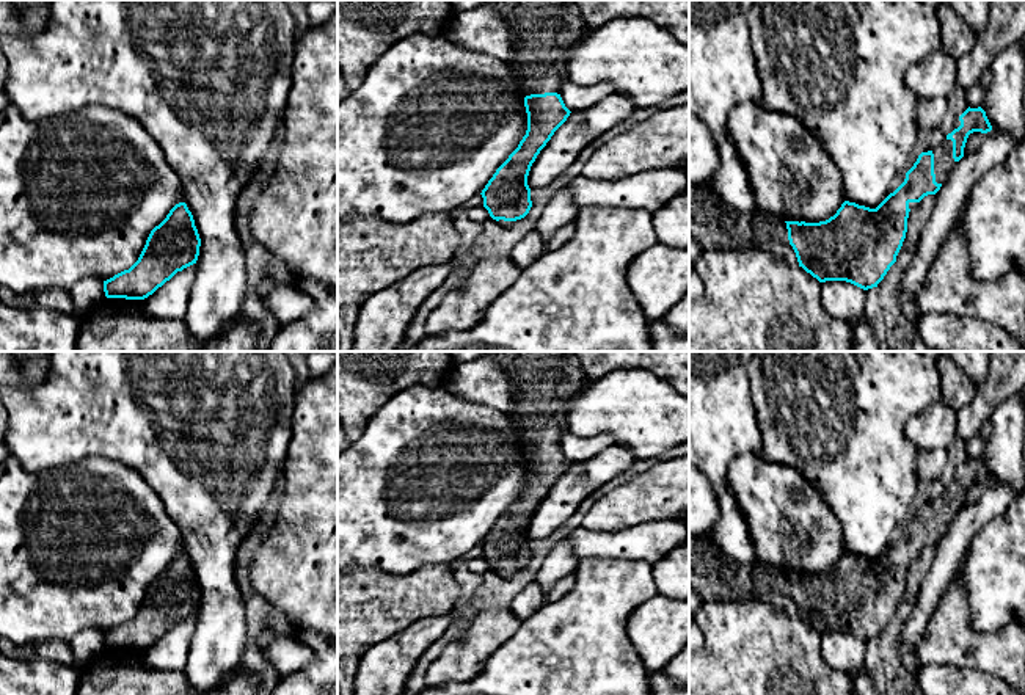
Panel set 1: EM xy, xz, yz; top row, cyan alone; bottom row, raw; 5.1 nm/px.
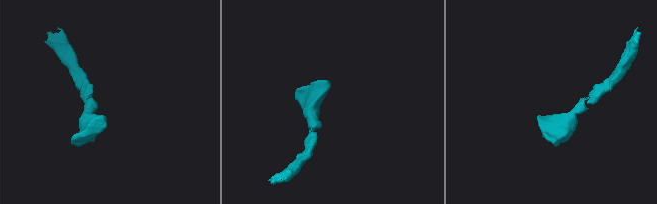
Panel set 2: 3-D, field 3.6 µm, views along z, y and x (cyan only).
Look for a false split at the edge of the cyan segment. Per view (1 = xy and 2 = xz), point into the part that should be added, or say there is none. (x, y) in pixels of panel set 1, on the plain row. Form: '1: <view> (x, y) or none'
1: none
2: xz (542, 383)

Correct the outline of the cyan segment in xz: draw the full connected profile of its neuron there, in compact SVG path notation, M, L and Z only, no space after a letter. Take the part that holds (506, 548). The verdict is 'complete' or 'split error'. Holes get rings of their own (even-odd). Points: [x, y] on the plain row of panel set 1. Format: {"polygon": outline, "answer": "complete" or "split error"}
{"polygon": "M501 351L498 362L510 383L513 398L512 424L526 447L527 482L518 499L496 521L480 546L483 559L493 571L516 573L524 569L532 559L527 537L532 515L571 464L559 444L568 431L567 411L570 398L581 391L585 373L576 351Z", "answer": "split error"}

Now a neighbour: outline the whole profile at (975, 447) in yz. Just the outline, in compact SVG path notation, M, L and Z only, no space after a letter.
M976 435L975 438L968 439L965 442L965 453L970 460L978 460L984 455L987 446L987 439L981 435Z

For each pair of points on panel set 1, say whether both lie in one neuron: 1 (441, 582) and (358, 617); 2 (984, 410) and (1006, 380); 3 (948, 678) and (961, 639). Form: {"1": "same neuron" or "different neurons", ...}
{"1": "same neuron", "2": "same neuron", "3": "different neurons"}

